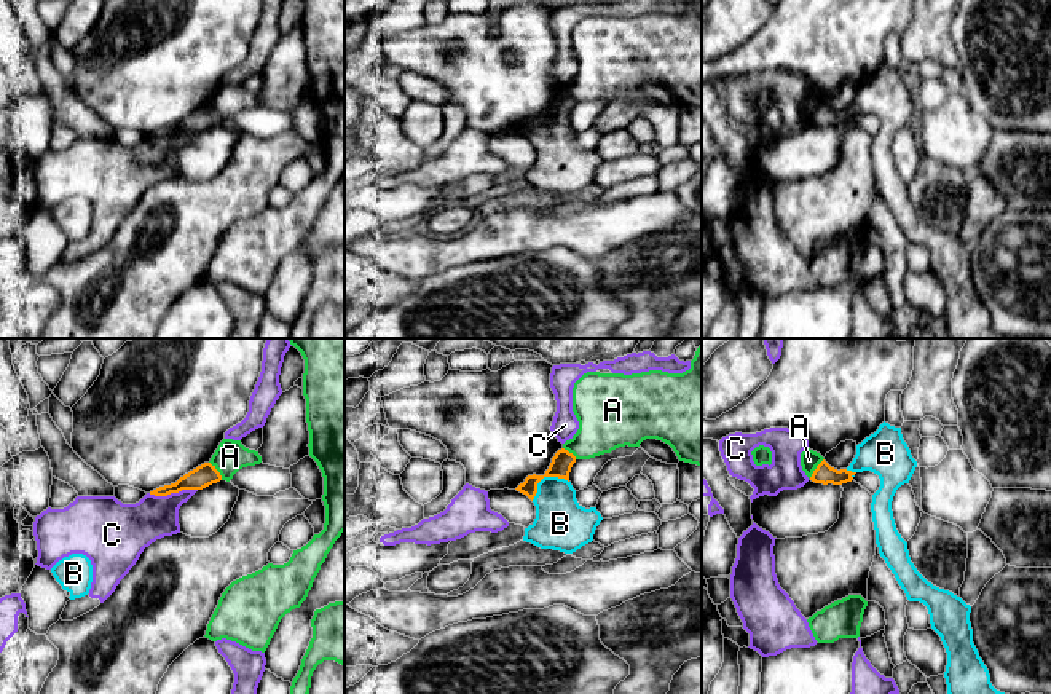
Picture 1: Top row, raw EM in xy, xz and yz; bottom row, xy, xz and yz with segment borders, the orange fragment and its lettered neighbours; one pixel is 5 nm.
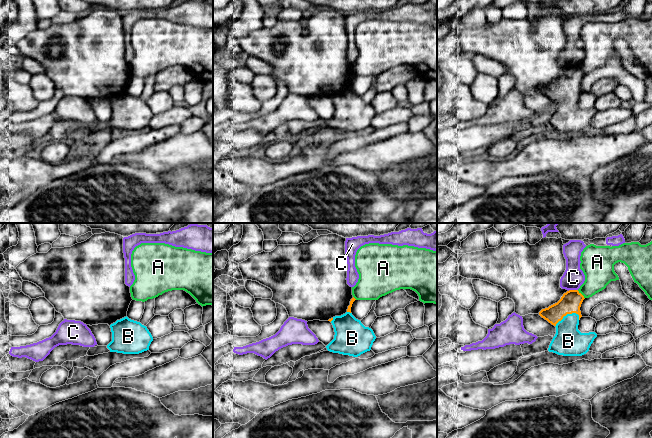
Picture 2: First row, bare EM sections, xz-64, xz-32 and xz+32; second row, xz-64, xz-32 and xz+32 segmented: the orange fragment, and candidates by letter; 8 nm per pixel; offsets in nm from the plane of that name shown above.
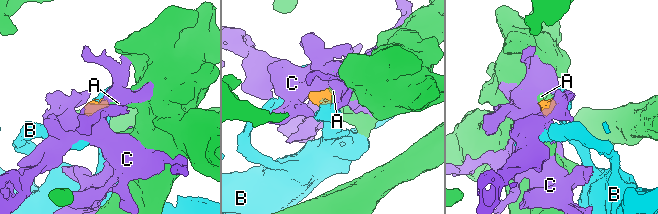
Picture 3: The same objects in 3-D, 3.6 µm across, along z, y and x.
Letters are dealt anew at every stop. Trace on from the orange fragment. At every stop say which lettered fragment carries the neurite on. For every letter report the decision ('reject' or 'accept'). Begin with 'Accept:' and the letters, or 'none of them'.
Accept: B
A: reject
B: accept
C: reject

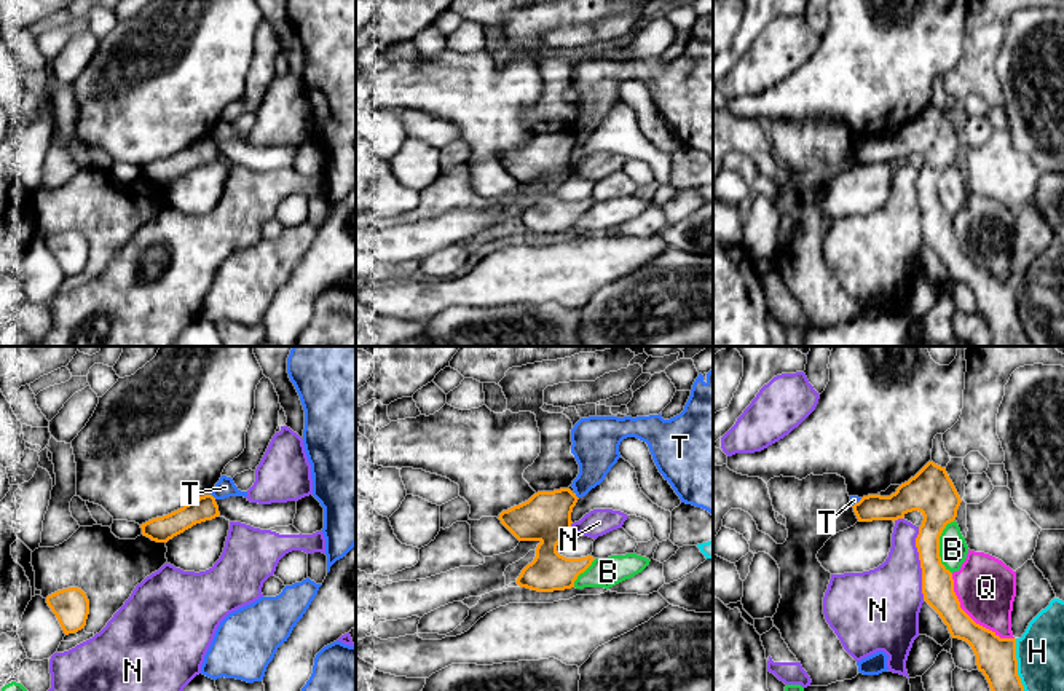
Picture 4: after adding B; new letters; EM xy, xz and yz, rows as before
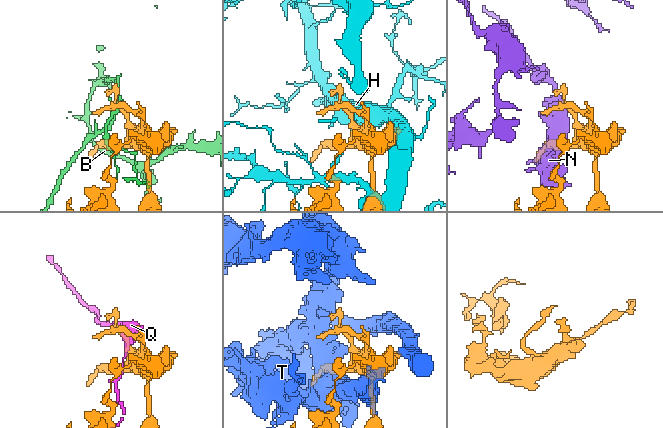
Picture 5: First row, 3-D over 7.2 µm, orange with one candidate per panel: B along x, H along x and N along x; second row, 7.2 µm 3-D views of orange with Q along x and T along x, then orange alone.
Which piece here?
Accept: none of them
B: reject
H: reject
N: reject
Q: reject
T: reject

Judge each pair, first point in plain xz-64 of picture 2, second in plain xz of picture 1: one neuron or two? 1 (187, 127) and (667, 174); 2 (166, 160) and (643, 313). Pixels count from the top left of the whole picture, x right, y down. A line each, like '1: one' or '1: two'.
1: one
2: two

